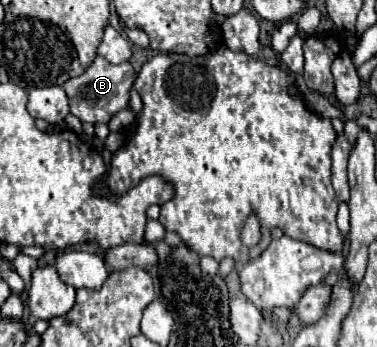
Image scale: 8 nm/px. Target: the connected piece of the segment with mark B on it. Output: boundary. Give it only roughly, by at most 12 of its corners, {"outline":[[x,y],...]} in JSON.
{"outline":[[129,62],[91,66],[63,86],[81,122],[109,122],[129,104]]}

